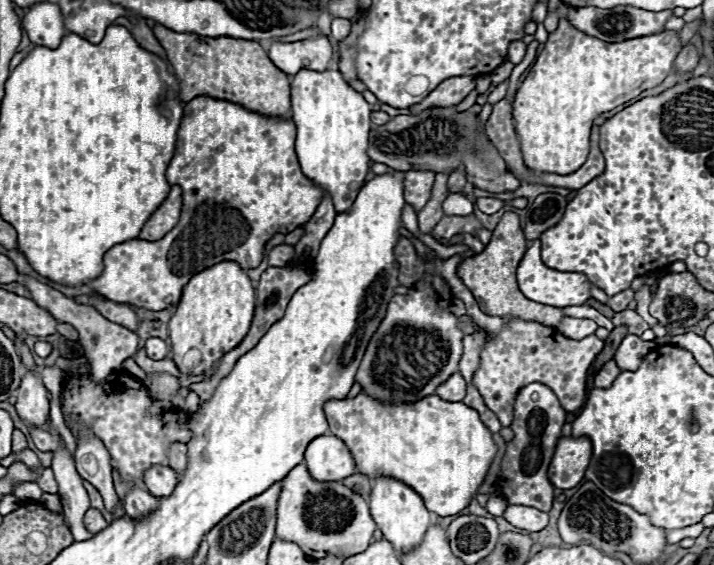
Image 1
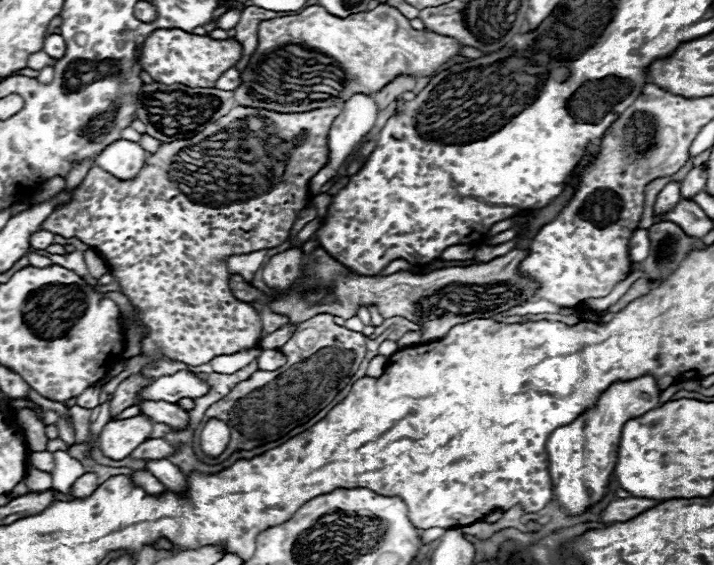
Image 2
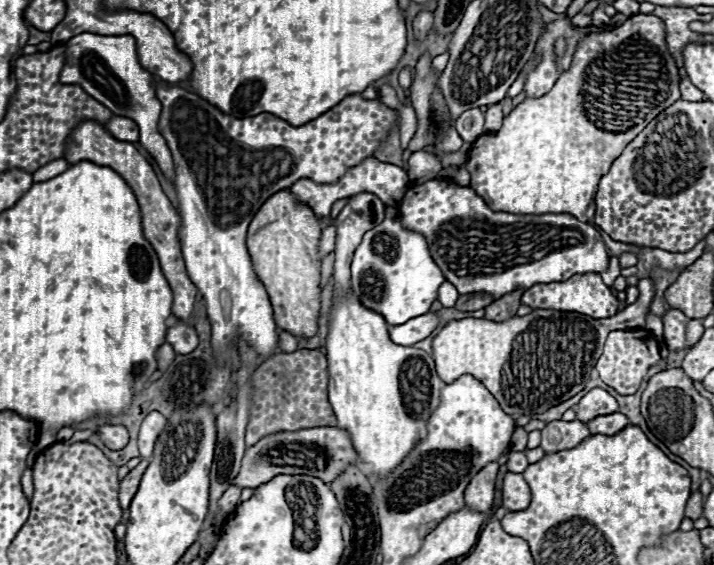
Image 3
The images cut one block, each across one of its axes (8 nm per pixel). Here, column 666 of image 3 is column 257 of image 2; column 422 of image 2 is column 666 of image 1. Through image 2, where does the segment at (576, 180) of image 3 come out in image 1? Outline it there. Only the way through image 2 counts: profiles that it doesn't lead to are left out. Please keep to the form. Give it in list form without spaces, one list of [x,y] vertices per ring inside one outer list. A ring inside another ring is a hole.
[[[560,20],[512,104],[524,164],[536,172],[576,172],[588,156],[594,118],[658,86],[670,74],[680,48],[680,36],[672,30],[608,44]]]

